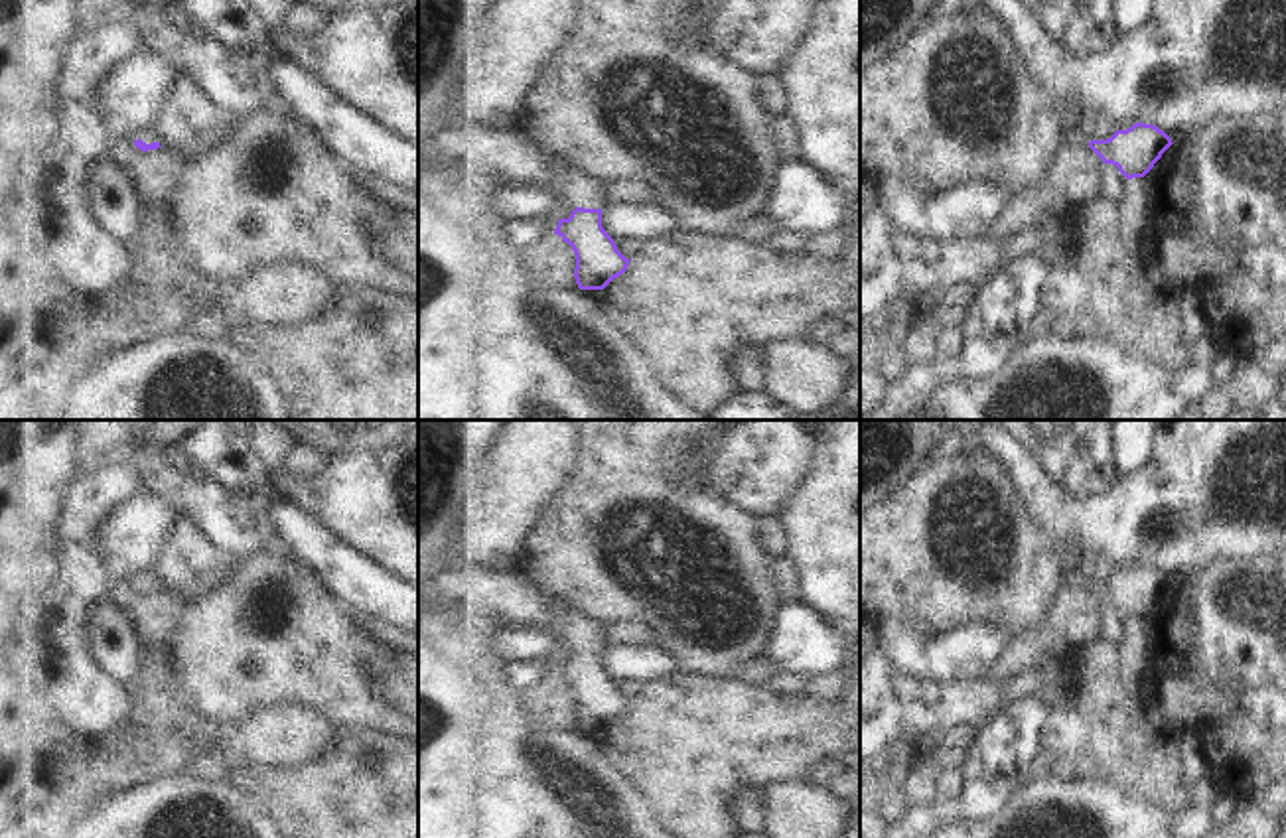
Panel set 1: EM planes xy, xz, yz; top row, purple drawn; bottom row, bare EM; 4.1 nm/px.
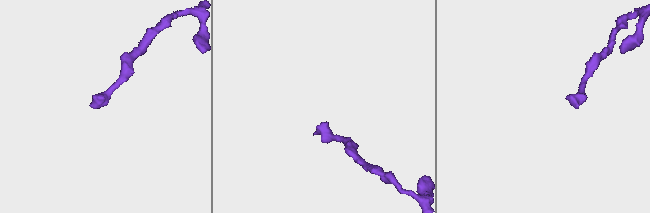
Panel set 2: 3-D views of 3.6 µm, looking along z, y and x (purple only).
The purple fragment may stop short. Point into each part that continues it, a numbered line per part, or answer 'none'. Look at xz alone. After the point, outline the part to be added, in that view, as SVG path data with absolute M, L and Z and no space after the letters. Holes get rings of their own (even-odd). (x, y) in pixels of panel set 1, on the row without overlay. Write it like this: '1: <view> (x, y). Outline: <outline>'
1: xz (580, 629). Outline: M556 599L556 601L560 601L560 599ZM562 603L562 605L566 607L564 633L574 643L574 647L576 649L584 649L584 651L600 651L606 645L606 641L607 641L606 627L596 623L596 621L592 621L588 611L568 607L566 603Z

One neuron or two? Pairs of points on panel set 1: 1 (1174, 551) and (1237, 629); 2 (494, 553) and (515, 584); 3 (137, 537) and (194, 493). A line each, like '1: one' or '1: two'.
1: two
2: two
3: two

